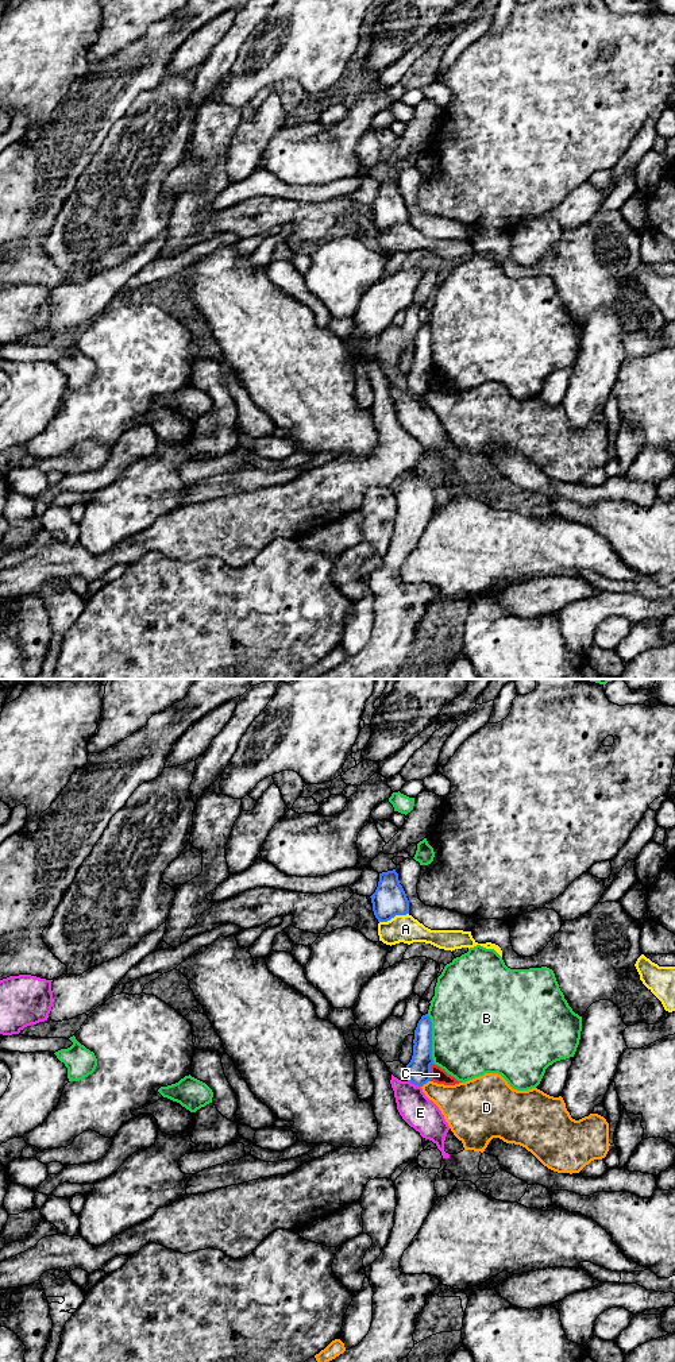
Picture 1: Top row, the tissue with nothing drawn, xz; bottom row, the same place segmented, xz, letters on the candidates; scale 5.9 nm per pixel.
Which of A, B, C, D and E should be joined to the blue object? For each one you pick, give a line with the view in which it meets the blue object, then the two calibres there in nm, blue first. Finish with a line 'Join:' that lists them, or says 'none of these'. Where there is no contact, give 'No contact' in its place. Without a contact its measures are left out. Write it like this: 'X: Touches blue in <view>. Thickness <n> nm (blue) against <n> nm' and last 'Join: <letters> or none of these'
Join: none of these

